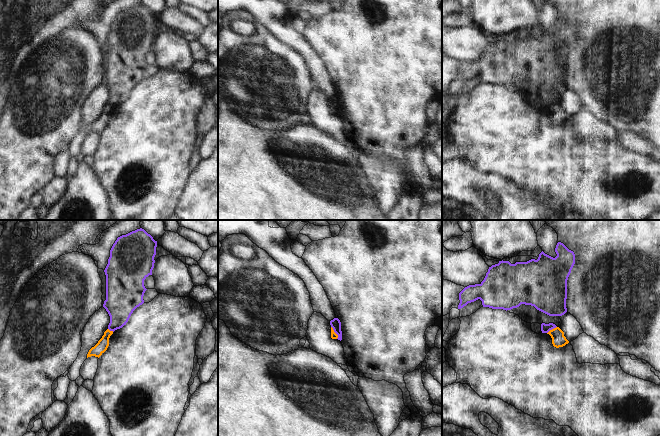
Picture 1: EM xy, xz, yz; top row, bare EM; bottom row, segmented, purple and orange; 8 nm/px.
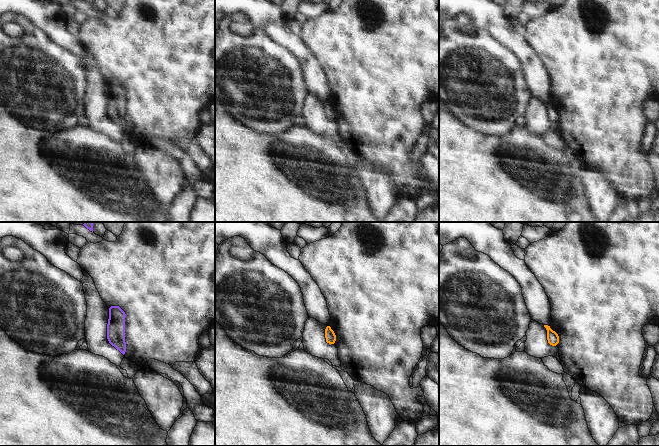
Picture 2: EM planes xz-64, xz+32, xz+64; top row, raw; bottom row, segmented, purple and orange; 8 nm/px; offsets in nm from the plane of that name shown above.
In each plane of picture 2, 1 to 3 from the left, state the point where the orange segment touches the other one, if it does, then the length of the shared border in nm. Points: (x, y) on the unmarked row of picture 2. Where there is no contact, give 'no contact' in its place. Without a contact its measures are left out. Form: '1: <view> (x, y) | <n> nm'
1: no contact
2: no contact
3: no contact

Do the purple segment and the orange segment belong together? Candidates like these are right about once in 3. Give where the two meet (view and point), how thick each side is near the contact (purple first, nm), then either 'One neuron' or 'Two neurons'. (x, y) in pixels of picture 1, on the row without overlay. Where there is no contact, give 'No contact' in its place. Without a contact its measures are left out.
Touches purple at yz (551, 105). Thickness 80 nm (purple) against 110 nm. Two neurons.

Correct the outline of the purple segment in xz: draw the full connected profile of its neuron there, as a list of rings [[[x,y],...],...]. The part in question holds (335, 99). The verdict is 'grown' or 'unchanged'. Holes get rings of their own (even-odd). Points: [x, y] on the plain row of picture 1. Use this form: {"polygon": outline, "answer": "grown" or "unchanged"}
{"polygon": [[[334,94],[330,97],[330,101],[333,104],[334,108],[338,111],[338,116],[342,116],[342,107],[341,107],[341,98],[338,94]]], "answer": "unchanged"}

